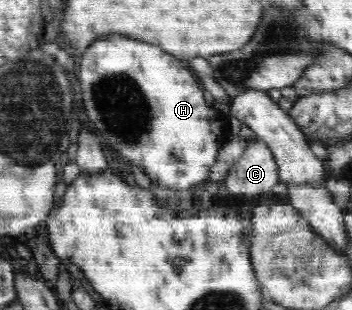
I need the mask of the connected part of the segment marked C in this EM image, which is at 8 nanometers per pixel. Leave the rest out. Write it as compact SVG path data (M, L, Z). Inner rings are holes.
M256 140L250 144L242 157L234 166L231 166L228 176L224 180L228 192L236 198L253 198L258 203L258 198L270 194L280 185L277 164L270 148L263 141Z

